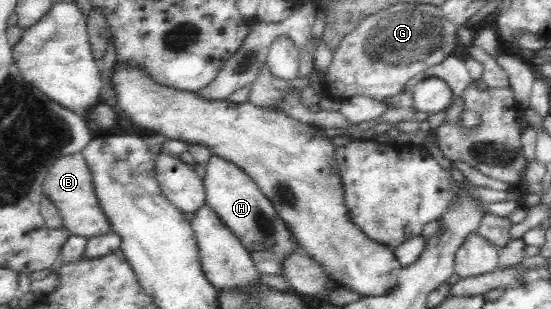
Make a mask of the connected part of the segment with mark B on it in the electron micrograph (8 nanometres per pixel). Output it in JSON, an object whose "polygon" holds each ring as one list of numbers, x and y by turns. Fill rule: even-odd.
{"polygon":[[80,153,61,157,49,169,47,177,42,185,42,195,51,200,61,212,64,227,70,235,79,235,91,238,105,235,110,232,109,222,103,215,102,209,97,203,94,189,92,188,91,172,87,170,85,159]]}

